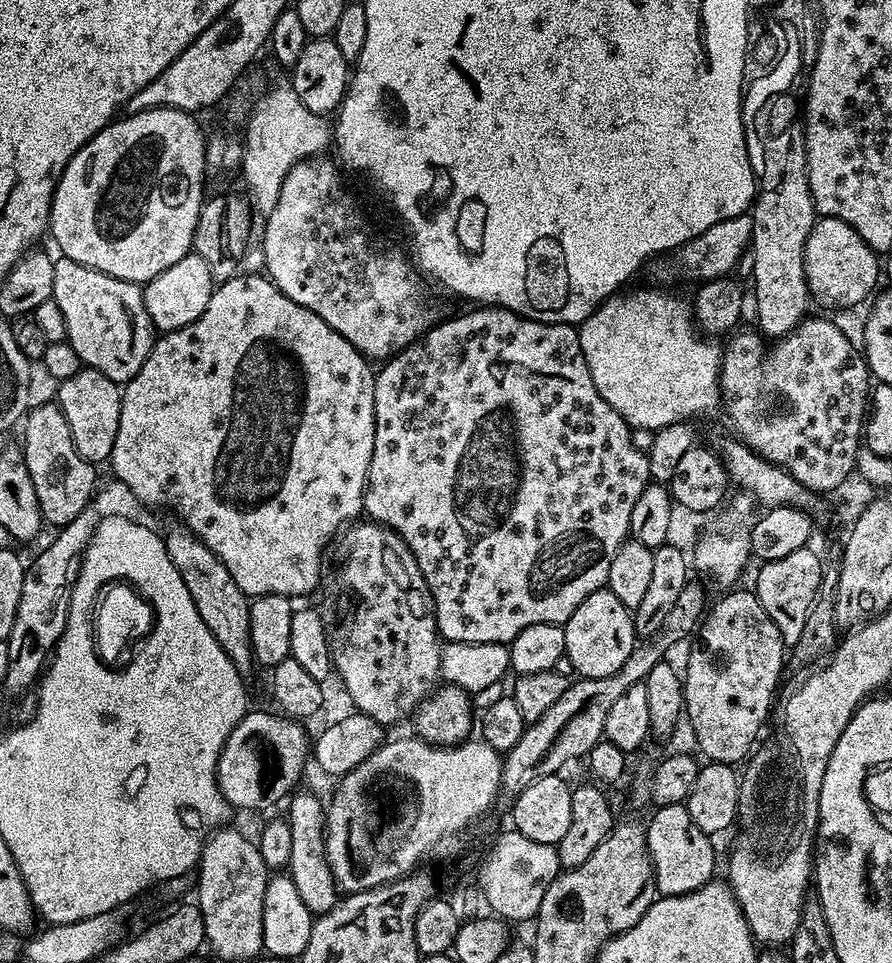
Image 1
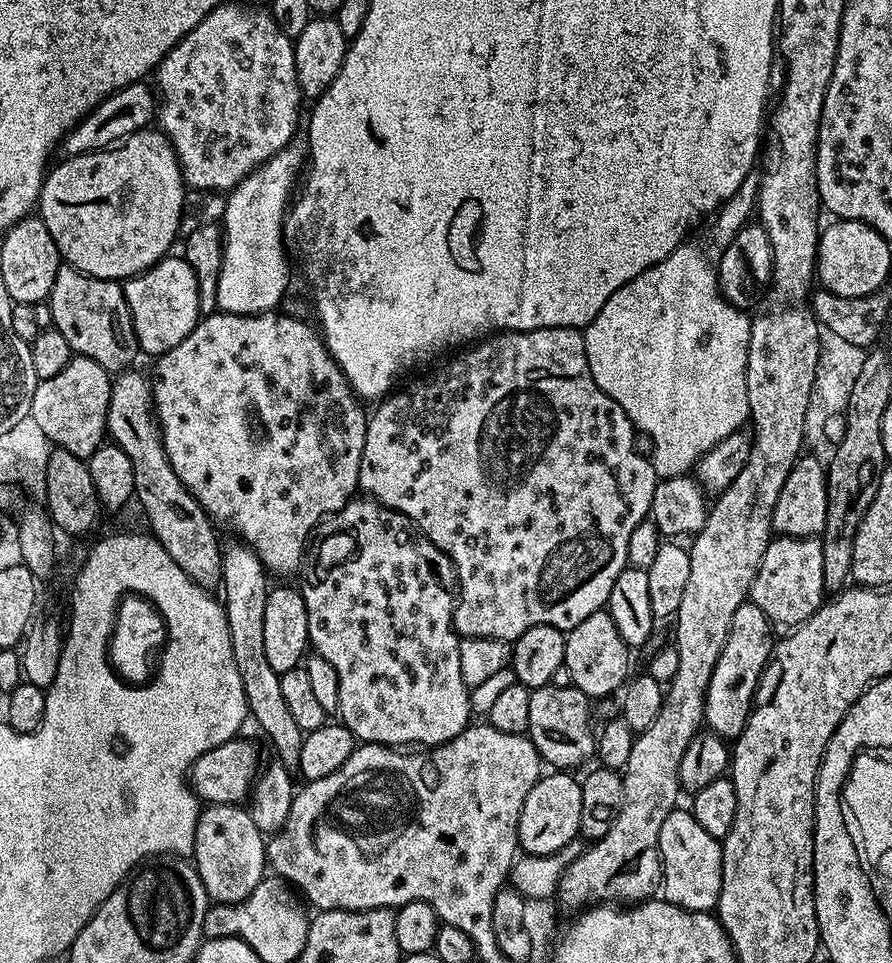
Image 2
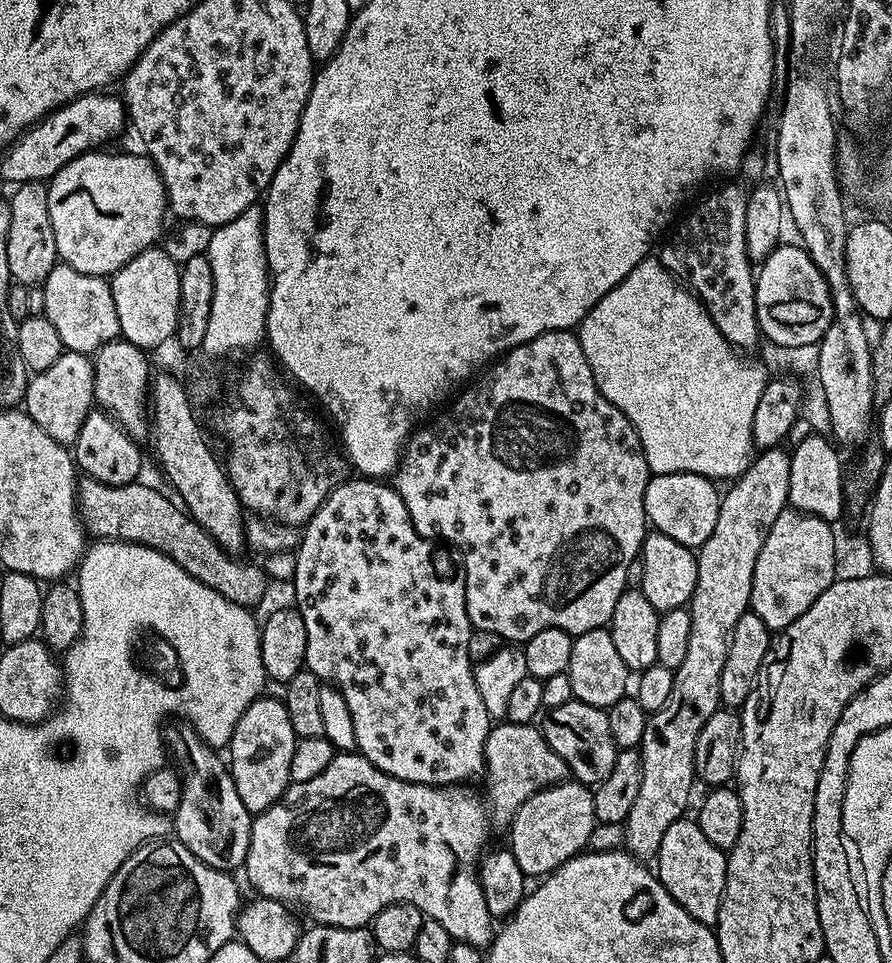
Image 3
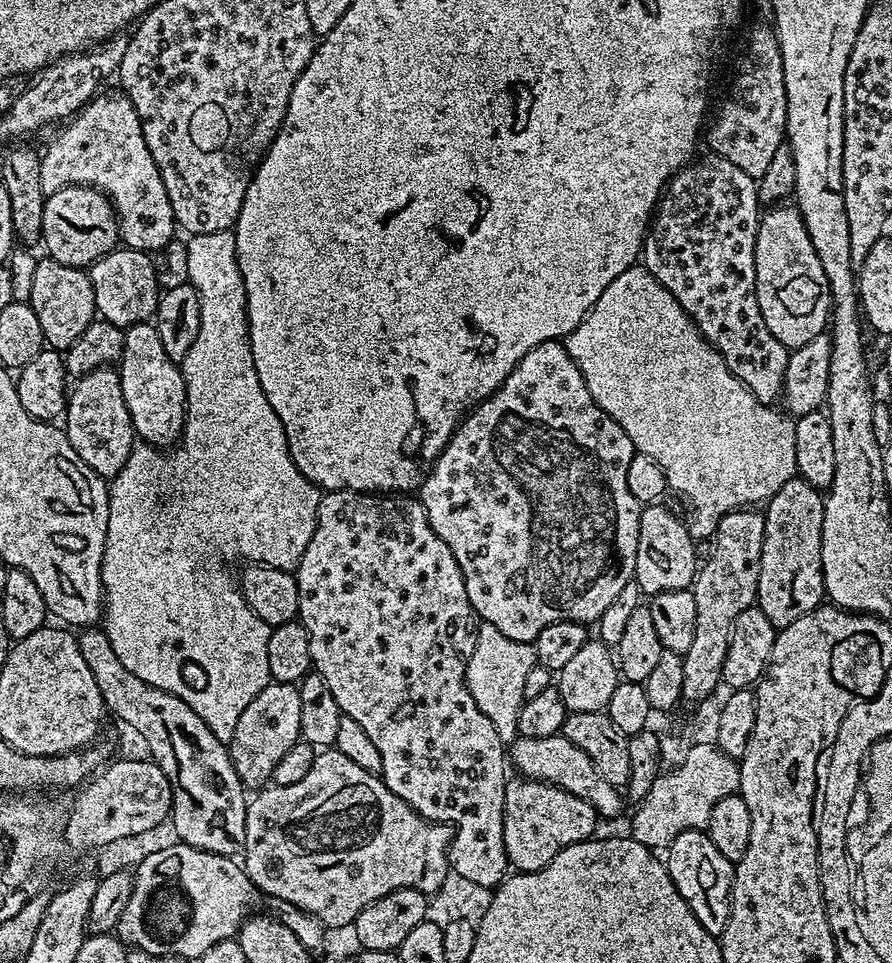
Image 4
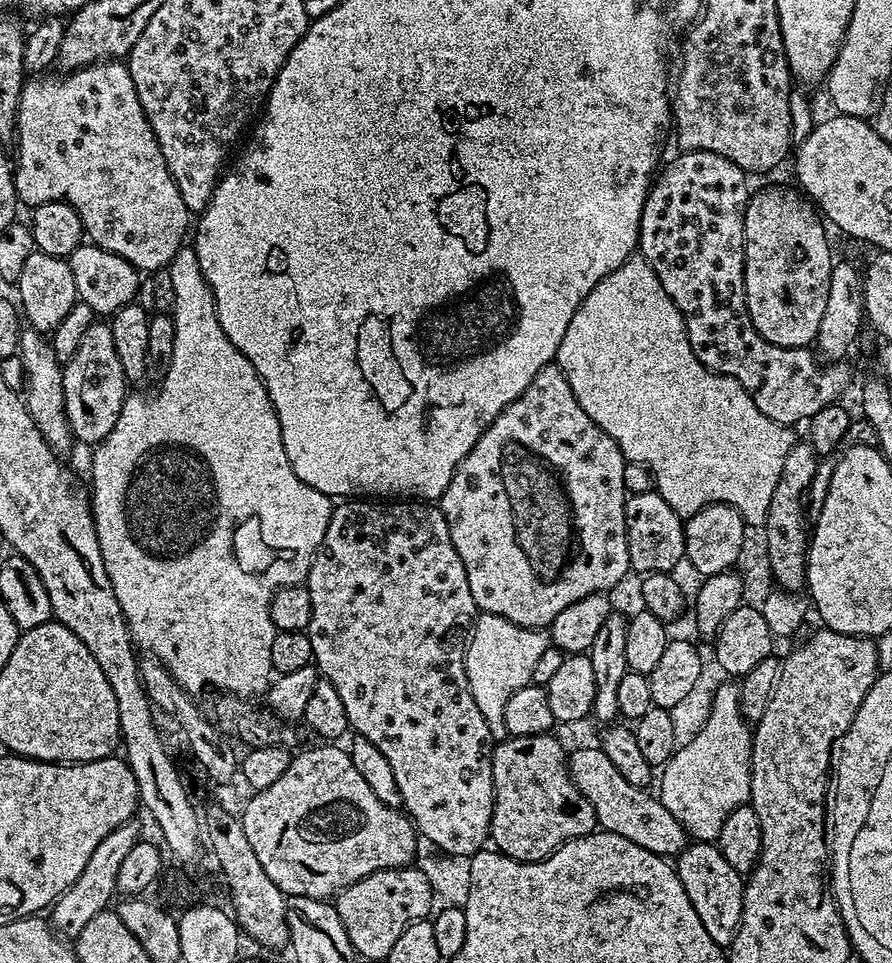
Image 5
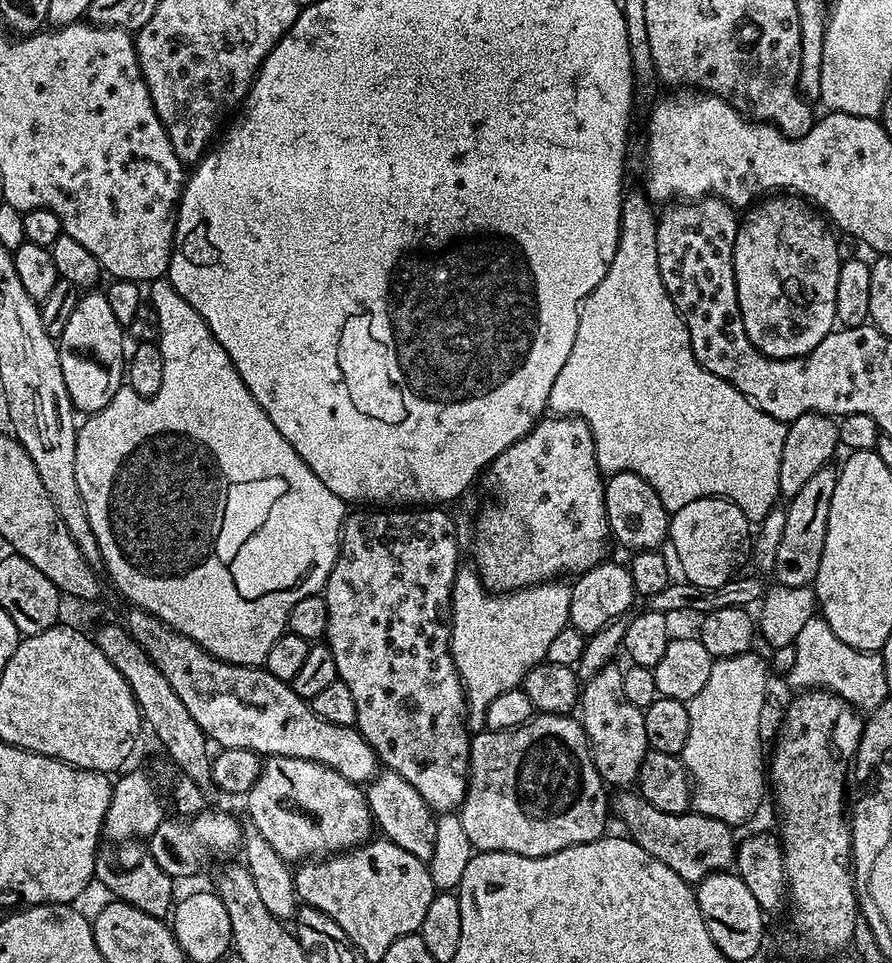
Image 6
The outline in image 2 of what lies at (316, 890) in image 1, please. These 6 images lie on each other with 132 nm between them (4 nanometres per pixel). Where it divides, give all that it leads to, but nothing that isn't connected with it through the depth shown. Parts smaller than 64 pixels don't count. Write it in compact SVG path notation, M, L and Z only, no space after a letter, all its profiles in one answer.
M225 543L222 558L222 603L226 614L226 626L230 626L230 650L234 650L234 666L238 666L238 678L242 678L242 690L246 690L248 715L260 723L262 731L276 750L279 763L293 774L299 773L302 742L306 733L294 722L290 709L282 695L280 673L270 667L264 648L264 616L266 615L266 598L270 591L269 573L258 554L248 544Z

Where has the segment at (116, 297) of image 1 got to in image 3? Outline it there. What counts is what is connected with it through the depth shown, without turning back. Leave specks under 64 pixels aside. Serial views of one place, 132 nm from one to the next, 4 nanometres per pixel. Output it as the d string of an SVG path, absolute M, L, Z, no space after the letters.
M57 262L42 287L45 292L43 315L54 322L54 330L58 330L58 338L62 338L67 351L95 354L99 348L106 346L106 342L120 336L112 285L105 277L82 274L66 263Z

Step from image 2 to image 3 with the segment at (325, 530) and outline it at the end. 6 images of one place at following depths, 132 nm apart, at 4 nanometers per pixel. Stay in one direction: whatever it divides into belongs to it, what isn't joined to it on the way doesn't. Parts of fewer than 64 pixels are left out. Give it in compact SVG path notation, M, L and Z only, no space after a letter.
M349 478L345 480L344 483L339 484L337 488L325 498L324 505L309 518L307 524L303 525L302 535L299 537L298 547L295 549L294 555L296 555L296 573L292 576L292 588L296 591L294 607L296 611L302 614L302 622L306 622L306 658L304 659L304 663L307 671L319 676L321 681L334 682L335 687L339 688L342 698L346 698L346 706L350 706L350 718L354 718L354 738L356 739L356 748L358 749L359 755L365 756L378 770L382 770L394 778L402 778L406 782L434 784L437 786L460 786L468 782L464 780L474 779L479 772L481 775L486 768L484 762L486 738L488 737L488 731L494 726L494 721L492 717L489 716L486 705L482 703L482 694L478 694L474 662L470 658L470 638L472 637L474 629L470 618L466 614L466 582L464 581L463 567L458 563L457 557L453 555L447 547L429 540L428 537L422 534L418 534L418 530L414 530L414 522L410 518L410 510L406 510L406 502L404 499L396 493L395 487L393 487L391 483L381 482L376 478Z

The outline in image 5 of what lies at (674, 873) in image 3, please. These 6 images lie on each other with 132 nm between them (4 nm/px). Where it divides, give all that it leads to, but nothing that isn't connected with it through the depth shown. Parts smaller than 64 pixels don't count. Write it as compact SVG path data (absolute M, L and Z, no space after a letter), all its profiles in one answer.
M689 843L675 857L674 867L686 890L686 898L690 898L690 906L694 906L698 918L702 918L702 926L706 926L706 934L710 934L710 938L714 938L718 945L731 945L740 928L745 877L738 870L734 870L734 866L726 862L726 858L722 858L715 843Z

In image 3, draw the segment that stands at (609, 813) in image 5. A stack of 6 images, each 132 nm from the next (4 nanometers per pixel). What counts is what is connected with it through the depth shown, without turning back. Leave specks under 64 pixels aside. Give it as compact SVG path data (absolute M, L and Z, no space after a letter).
M500 722L493 726L486 738L484 762L486 777L488 776L488 800L492 803L492 812L504 822L511 821L516 812L535 792L541 792L543 788L551 788L554 784L567 781L570 776L566 762L562 762L562 758L558 758L558 754L550 750L543 731L532 724Z

